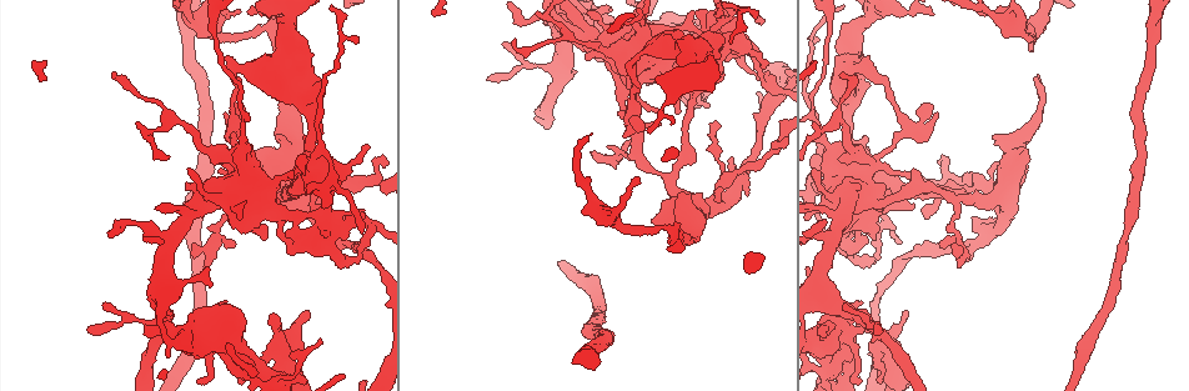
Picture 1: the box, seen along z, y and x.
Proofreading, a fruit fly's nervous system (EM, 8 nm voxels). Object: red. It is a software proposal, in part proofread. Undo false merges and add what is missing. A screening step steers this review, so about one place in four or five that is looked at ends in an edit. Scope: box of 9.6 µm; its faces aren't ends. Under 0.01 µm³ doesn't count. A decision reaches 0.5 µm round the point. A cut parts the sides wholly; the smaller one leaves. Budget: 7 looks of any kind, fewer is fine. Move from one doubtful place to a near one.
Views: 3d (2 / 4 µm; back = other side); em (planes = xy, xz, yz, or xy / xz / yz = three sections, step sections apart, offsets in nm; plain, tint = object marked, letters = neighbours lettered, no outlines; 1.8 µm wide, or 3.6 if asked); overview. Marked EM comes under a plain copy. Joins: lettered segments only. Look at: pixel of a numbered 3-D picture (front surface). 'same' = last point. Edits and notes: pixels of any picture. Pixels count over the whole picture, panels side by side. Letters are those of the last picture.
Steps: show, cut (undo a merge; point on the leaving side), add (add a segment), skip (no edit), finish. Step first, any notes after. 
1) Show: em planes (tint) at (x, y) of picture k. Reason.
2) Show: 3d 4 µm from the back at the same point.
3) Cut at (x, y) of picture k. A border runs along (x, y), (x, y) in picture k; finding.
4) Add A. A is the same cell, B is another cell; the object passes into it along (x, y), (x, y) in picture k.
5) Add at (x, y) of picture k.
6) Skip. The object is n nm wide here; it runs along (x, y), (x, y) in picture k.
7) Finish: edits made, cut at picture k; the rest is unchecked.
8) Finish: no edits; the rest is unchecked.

Show: 3d 4 µm at (195, 256) of picture 1. Thin end.

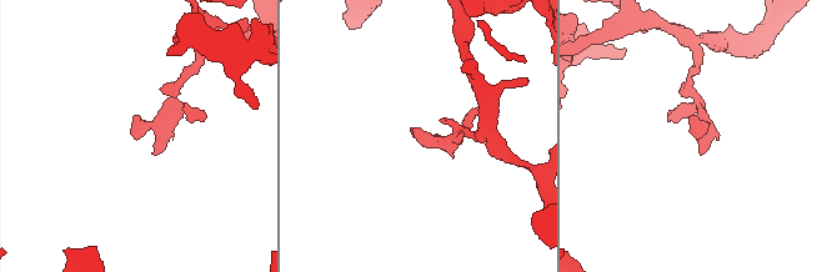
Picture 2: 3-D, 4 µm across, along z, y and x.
Show: em planes (letters) at (134, 139) of picture 2.

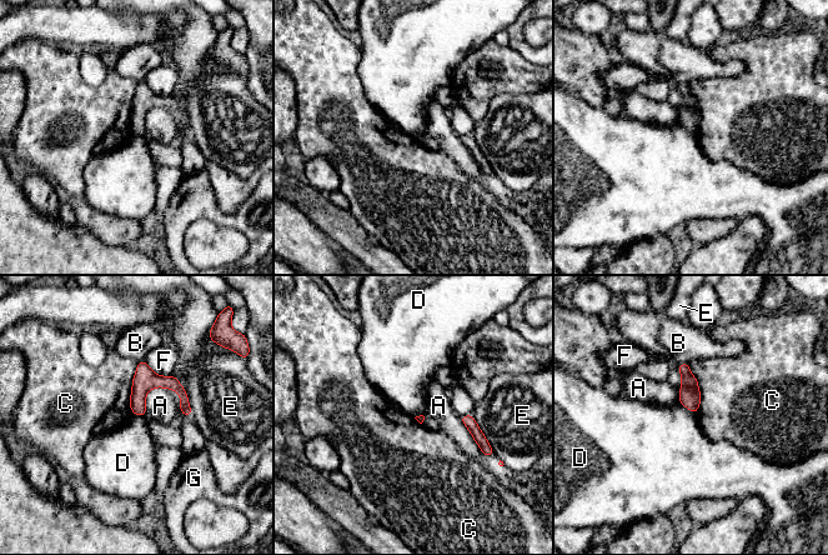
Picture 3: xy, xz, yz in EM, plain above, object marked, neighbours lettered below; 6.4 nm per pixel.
Skip. The longest contact is with C, 340 nm; A, B, C, D, E, F and G are other cells; no lettered segment goes on from it.

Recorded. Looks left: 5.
Show: em xz step 16 (letters) at (286, 379) of picture 1.

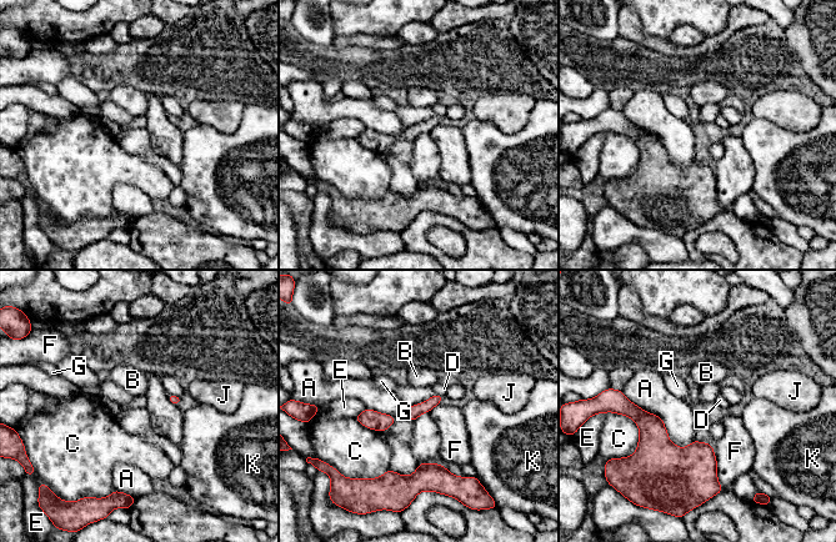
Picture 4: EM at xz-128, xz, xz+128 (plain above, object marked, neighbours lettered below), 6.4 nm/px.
Show: em planes (letters) at the same point. Another direction.

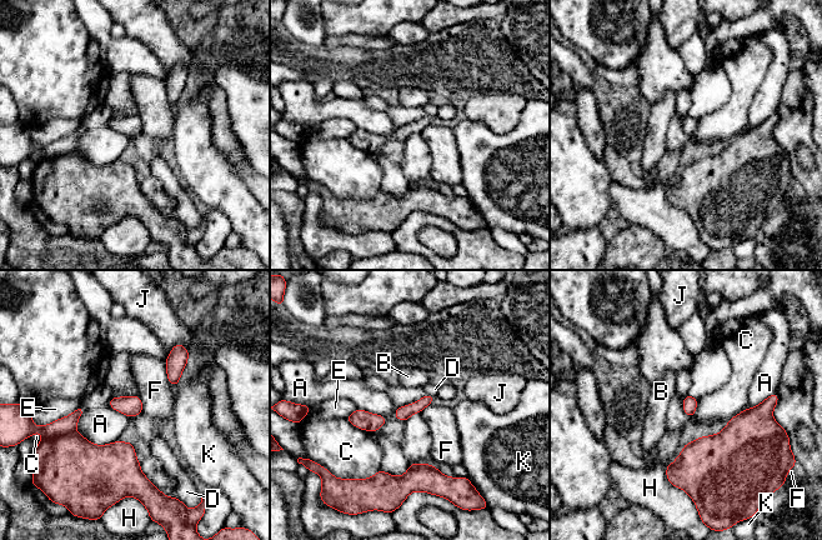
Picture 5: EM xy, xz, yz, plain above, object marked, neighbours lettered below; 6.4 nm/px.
Skip. A, B, C, D, E, F, H, J and K are other cells; a border runs along (345, 418), (356, 426), (374, 433) in picture 5; continuous, no second neuron.

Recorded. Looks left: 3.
Show: em xz step 16 (tint) at (993, 234) of picture 1.

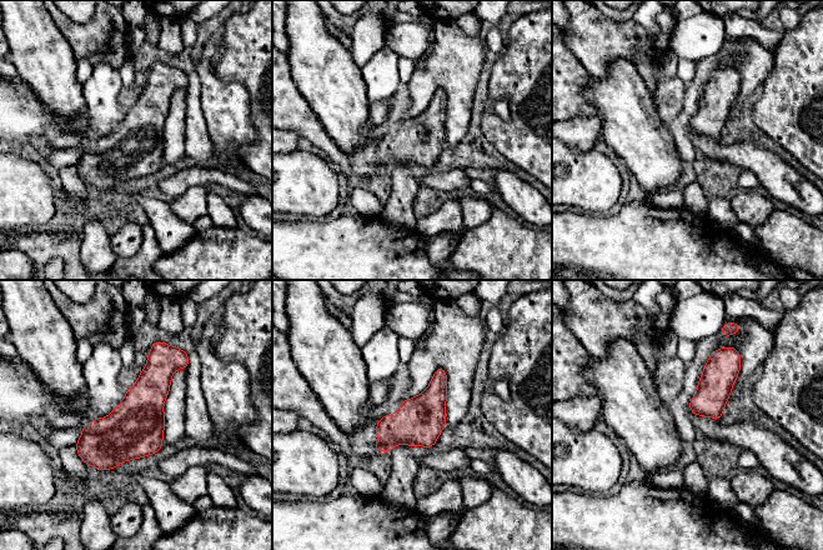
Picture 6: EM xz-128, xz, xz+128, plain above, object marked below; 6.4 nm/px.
Show: em planes (letters) at the same point.

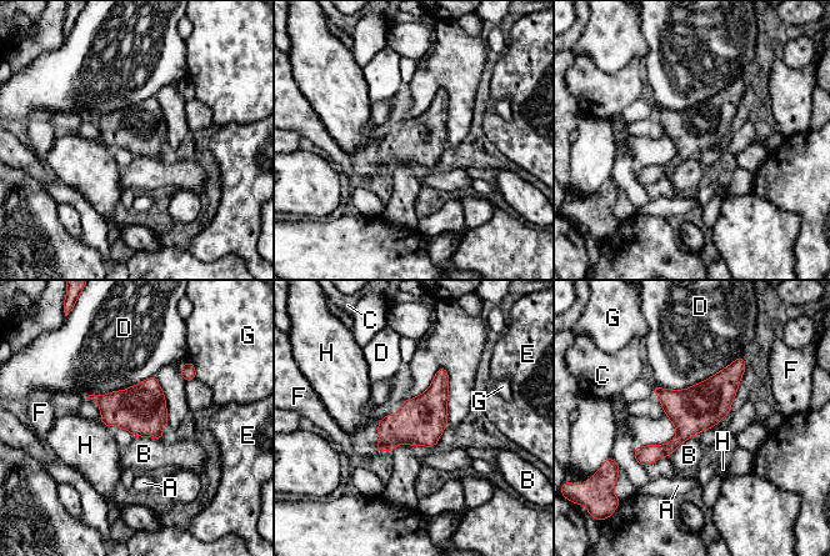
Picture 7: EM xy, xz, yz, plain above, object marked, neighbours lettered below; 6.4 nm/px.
Skip. A, B, C, D, E, F, G and H are other cells; one neuron here.

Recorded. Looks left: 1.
Finish: no edits; the rest is unchecked.

